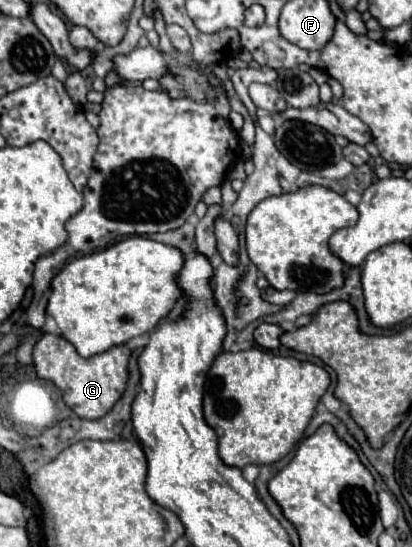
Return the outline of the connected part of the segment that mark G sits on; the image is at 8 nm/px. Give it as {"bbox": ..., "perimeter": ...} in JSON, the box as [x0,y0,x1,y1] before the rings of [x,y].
{"bbox":[34,334,130,420],"perimeter":[[[44,334],[34,348],[34,366],[40,378],[52,380],[62,390],[64,402],[80,418],[96,420],[98,416],[106,416],[106,412],[118,402],[118,396],[126,392],[130,354],[128,346],[114,346],[92,358],[82,358],[64,336]]]}

